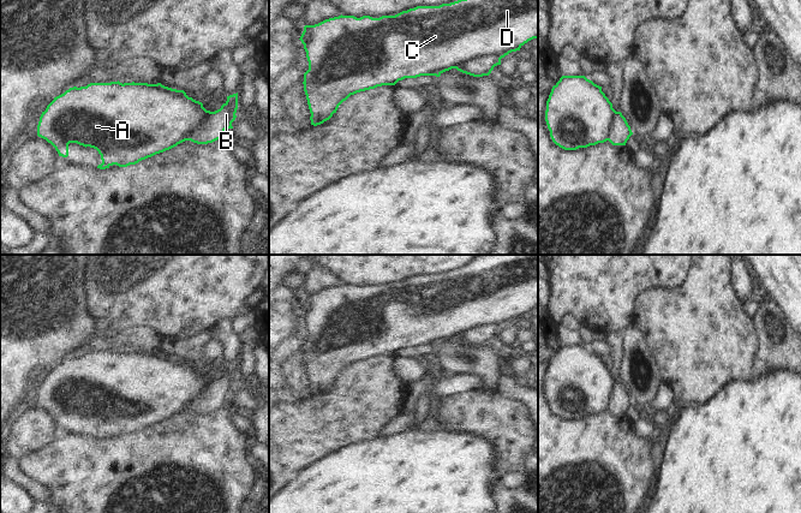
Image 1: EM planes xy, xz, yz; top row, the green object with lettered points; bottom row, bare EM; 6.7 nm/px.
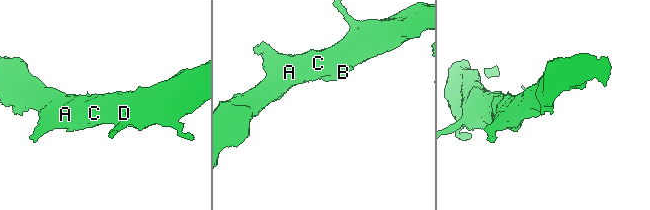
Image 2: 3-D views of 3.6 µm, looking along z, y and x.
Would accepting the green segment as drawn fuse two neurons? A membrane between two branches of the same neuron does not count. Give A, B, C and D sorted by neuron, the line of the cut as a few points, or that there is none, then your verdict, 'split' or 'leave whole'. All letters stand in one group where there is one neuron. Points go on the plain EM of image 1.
A C D / B; cut in xz along (500, 327), (492, 323), (483, 323), (471, 327), (455, 336); split

